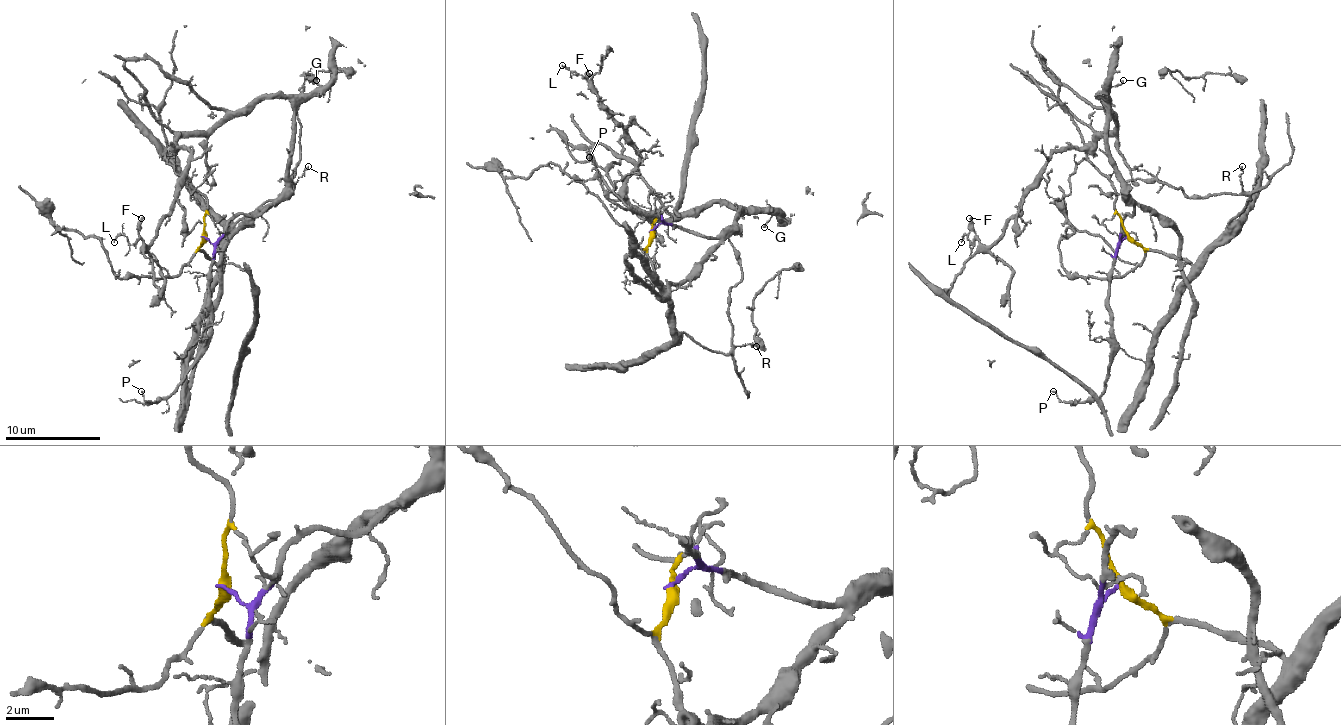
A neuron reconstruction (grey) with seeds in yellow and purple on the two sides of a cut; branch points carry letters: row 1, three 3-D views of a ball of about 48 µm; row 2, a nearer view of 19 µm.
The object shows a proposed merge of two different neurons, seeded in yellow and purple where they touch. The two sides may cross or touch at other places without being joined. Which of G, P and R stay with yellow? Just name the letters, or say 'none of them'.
R

